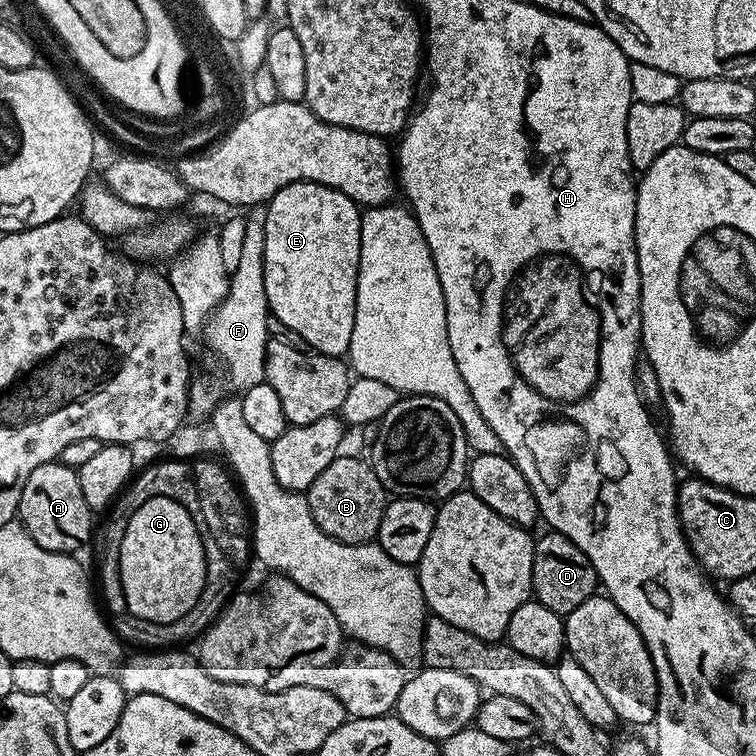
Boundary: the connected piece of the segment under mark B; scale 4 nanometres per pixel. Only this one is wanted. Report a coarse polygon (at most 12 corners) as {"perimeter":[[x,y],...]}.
{"perimeter":[[337,456],[306,495],[344,546],[377,539],[390,499],[371,463]]}

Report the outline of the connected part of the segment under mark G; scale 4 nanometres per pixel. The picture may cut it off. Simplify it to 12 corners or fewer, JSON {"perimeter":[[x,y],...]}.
{"perimeter":[[178,501],[128,519],[120,581],[128,612],[185,616],[206,582],[197,521]]}

